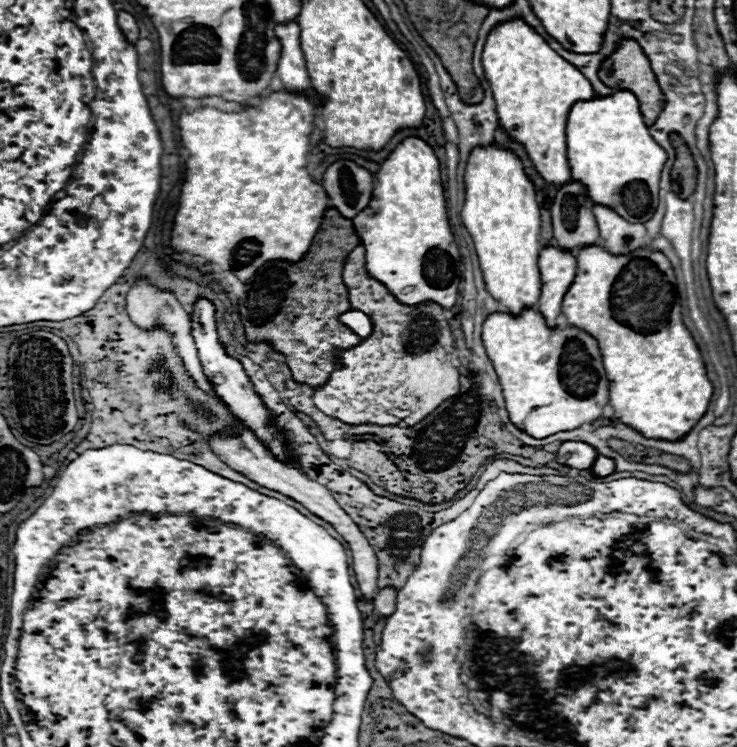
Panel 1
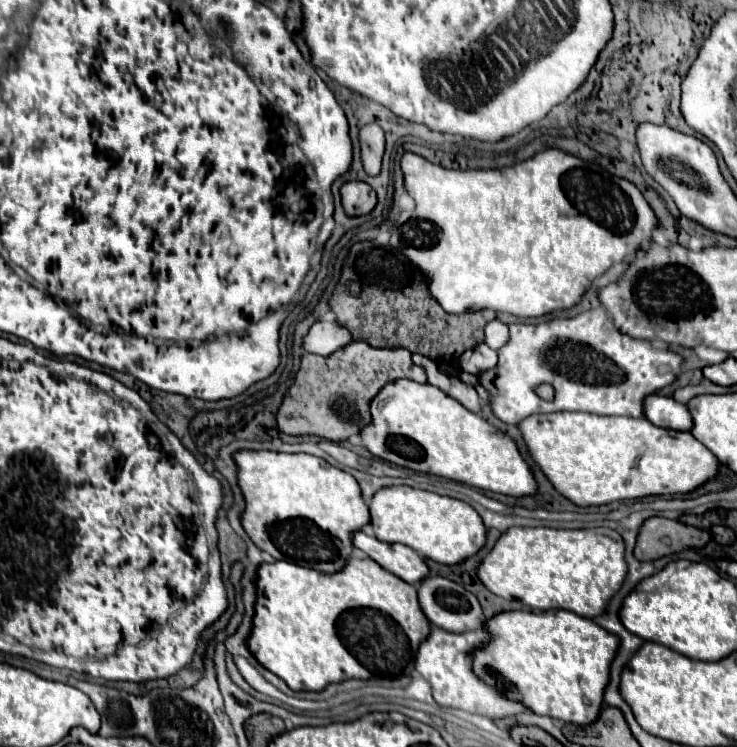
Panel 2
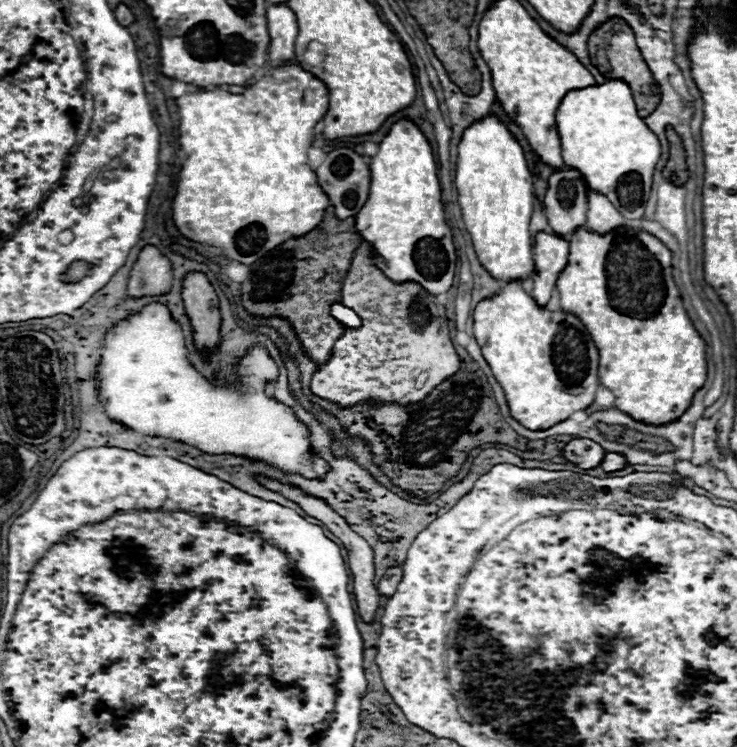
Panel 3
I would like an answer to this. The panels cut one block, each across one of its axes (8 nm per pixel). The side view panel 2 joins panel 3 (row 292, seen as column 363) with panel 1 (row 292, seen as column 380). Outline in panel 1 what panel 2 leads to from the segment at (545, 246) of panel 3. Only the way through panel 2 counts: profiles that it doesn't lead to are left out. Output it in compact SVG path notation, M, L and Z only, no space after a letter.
M546 246L538 258L542 274L542 296L538 300L538 310L550 328L556 328L556 318L562 310L564 294L568 292L576 276L576 258L570 252Z

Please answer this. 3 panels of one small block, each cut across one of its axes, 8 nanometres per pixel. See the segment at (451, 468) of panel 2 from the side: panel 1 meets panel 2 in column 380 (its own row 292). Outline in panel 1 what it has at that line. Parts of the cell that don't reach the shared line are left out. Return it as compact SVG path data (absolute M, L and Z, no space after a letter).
M406 138L396 150L386 158L378 172L380 184L374 188L372 202L352 218L352 226L366 248L366 270L368 274L382 282L390 294L396 296L398 302L416 306L420 302L432 300L442 308L454 308L458 298L458 284L460 284L460 252L454 242L454 234L450 230L448 212L446 212L446 198L444 186L440 178L440 162L434 150L420 138Z

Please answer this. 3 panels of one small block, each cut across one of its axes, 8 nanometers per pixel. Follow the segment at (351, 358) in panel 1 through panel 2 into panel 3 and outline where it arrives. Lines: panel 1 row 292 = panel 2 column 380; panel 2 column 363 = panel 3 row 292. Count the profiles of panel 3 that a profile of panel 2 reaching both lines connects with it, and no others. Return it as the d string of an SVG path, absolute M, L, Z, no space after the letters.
M362 242L352 258L350 270L342 280L342 302L344 306L356 310L362 320L360 328L344 328L344 334L336 340L332 354L326 364L322 364L314 376L310 390L326 398L330 402L338 402L340 406L352 406L360 400L380 398L384 402L420 402L426 394L440 384L444 378L452 376L460 368L460 358L452 346L446 308L436 302L436 296L428 294L418 282L392 282L386 278L374 264L370 244Z

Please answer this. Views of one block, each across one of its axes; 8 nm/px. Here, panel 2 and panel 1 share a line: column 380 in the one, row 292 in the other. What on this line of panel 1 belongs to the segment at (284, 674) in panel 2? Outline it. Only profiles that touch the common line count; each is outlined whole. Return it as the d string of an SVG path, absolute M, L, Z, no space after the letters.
M586 246L586 248L580 248L576 252L576 262L578 262L578 268L576 268L576 278L572 282L572 286L568 288L566 296L564 296L564 302L562 302L562 312L568 320L570 326L576 326L588 334L592 334L596 340L598 340L598 346L600 346L600 352L602 352L602 362L604 362L604 368L606 368L606 376L608 376L608 382L610 382L610 406L614 408L614 416L622 422L622 424L628 424L632 426L634 430L638 430L644 438L660 438L660 440L682 440L692 428L694 424L706 414L708 410L708 404L712 400L712 394L714 394L714 388L706 376L706 368L704 368L704 362L702 362L702 356L700 356L700 350L694 342L694 338L690 336L690 332L686 330L686 326L682 324L682 314L680 314L680 296L678 296L678 290L676 290L676 276L674 276L674 270L668 262L668 258L662 254L662 252L654 252L654 250L640 250L632 256L614 256L610 252L606 252L604 248L600 246Z

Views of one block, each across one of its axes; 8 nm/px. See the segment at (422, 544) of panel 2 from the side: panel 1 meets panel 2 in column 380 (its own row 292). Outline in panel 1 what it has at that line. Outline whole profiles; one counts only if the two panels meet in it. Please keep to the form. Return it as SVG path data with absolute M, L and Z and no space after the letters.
M498 146L476 148L466 166L466 202L462 206L462 222L470 232L486 290L492 292L510 314L534 308L540 298L540 206L532 182L526 178L520 160Z

